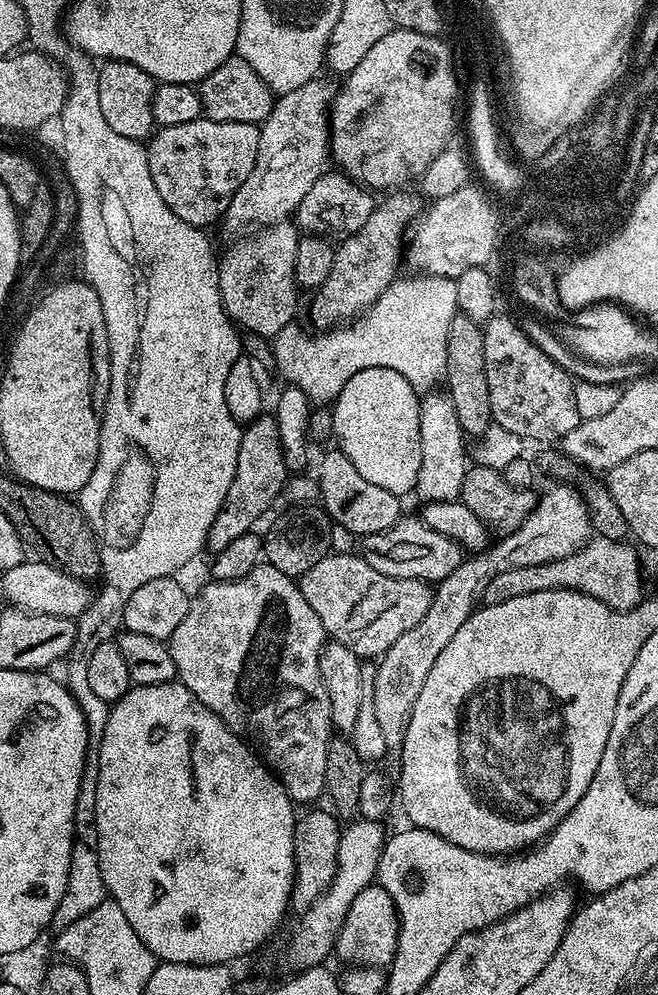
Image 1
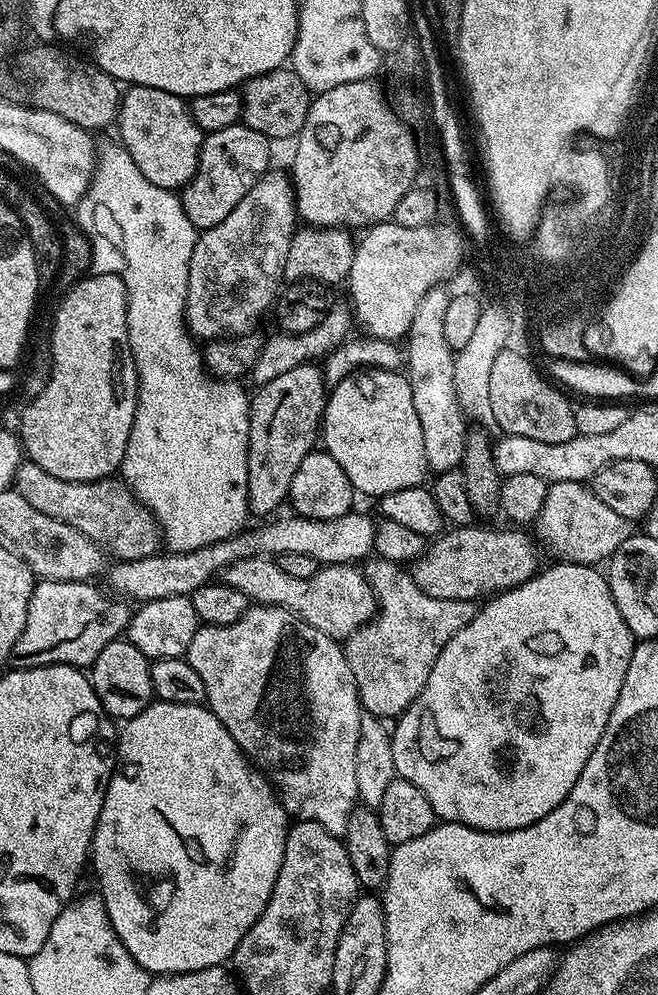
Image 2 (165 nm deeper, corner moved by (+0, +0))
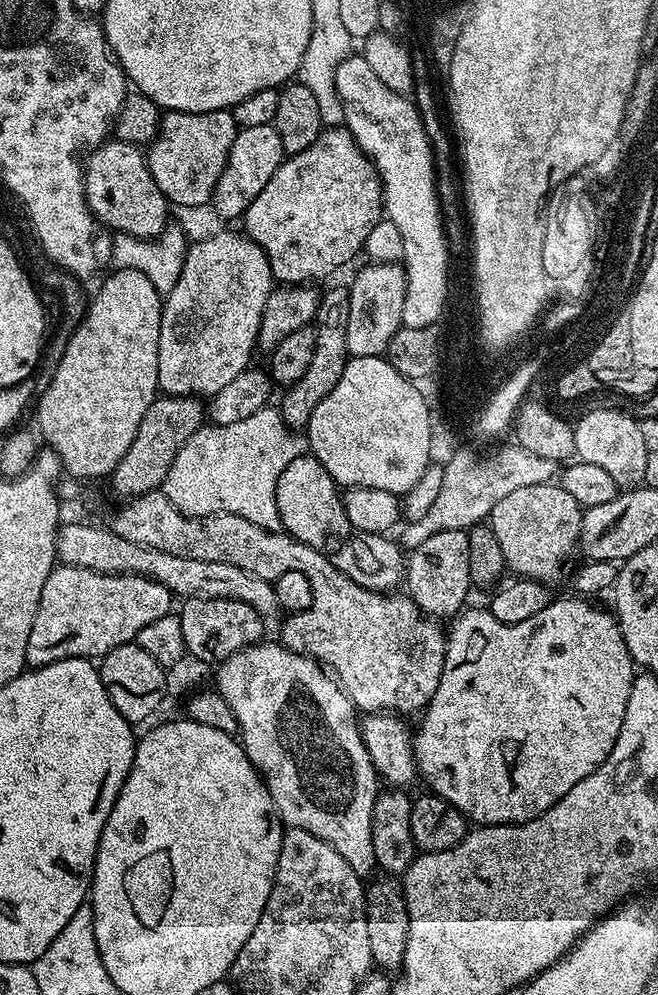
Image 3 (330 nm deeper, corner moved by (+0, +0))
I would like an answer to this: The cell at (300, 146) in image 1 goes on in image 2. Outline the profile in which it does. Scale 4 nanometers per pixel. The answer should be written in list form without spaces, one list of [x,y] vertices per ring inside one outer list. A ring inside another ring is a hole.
[[[269,170],[248,191],[246,198],[218,222],[218,226],[205,228],[197,235],[196,245],[190,254],[190,282],[186,294],[184,320],[193,337],[200,342],[222,340],[233,336],[246,336],[264,316],[264,311],[273,307],[282,287],[286,253],[290,250],[292,233],[297,231],[296,193],[292,191],[289,173]]]

